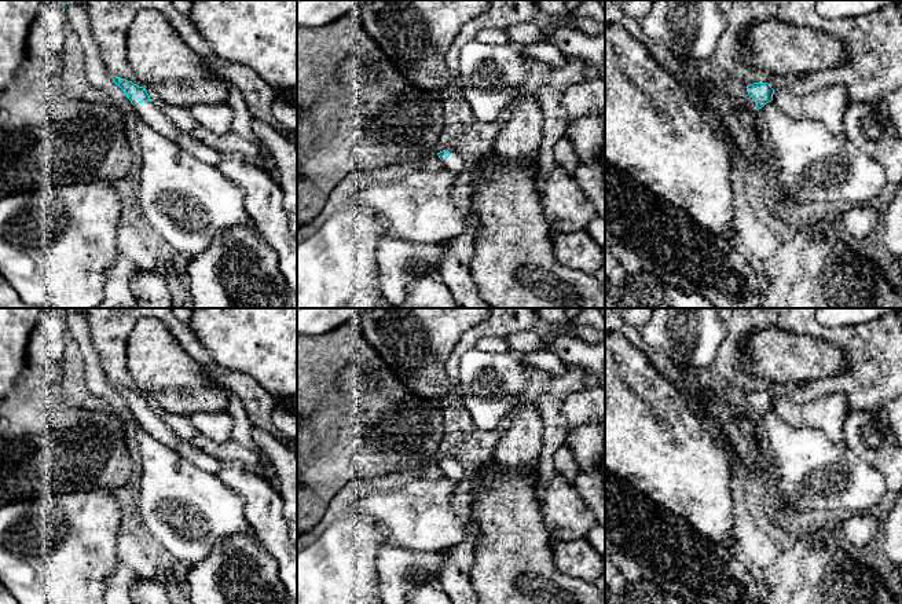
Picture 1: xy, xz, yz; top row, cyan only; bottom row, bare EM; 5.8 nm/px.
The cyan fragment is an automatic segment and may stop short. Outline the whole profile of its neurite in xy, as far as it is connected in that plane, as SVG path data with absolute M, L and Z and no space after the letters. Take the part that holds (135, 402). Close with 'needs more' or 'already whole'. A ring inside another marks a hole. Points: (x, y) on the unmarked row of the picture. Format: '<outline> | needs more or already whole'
M110 384L113 389L126 402L126 406L135 414L140 427L161 444L176 451L183 458L195 464L199 469L216 475L226 466L221 461L213 458L197 446L177 436L160 416L150 407L146 396L133 392L125 387Z | needs more

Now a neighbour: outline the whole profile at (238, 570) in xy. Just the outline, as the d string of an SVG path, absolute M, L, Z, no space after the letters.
M253 530L245 535L219 539L202 561L188 568L187 582L191 604L296 604L279 579L276 561L254 535Z

